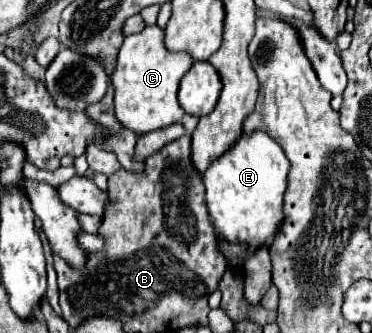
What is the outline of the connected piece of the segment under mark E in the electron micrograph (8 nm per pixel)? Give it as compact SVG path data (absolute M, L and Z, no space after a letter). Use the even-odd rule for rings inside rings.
M265 133L243 135L231 153L219 157L219 161L207 169L207 175L203 175L207 209L217 237L231 243L243 241L247 253L271 245L285 219L283 195L287 189L289 167L283 149Z

